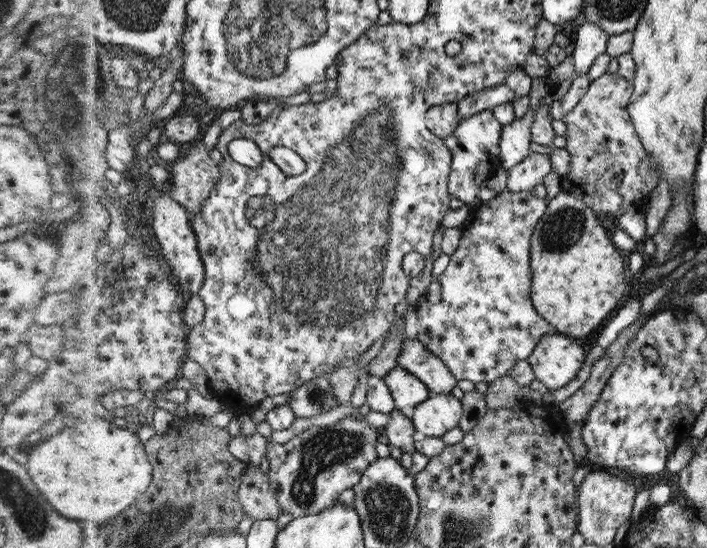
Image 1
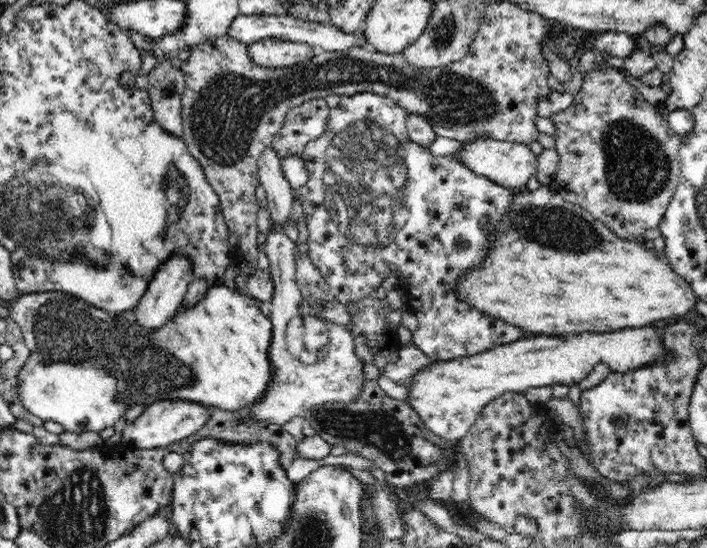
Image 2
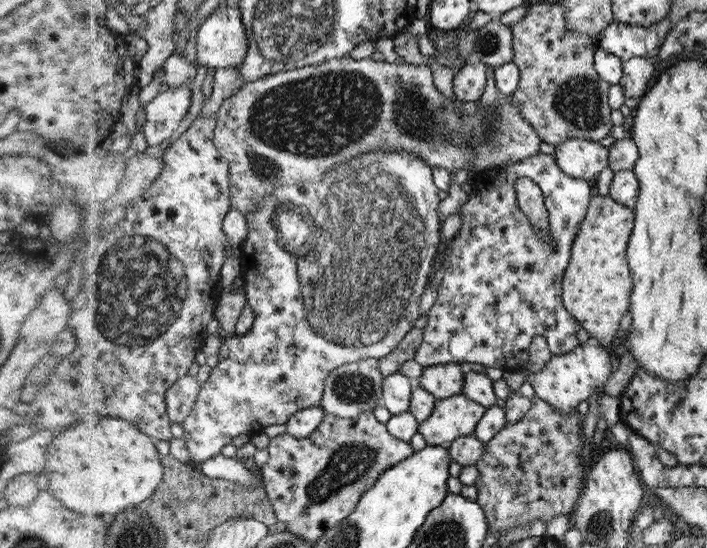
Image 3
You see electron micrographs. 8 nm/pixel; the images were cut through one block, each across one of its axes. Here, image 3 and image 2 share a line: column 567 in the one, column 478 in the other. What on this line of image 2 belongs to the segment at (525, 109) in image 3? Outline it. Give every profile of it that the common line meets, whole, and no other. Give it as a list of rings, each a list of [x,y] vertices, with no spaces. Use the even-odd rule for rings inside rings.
[[[492,1],[483,10],[479,19],[479,30],[469,51],[462,60],[441,68],[412,70],[403,53],[386,54],[368,46],[353,47],[348,51],[317,51],[310,60],[288,67],[268,68],[254,63],[249,46],[222,36],[214,41],[191,45],[186,52],[186,60],[181,64],[185,74],[185,94],[182,100],[183,135],[180,137],[190,154],[202,165],[208,183],[220,199],[220,211],[228,231],[237,234],[238,249],[242,252],[244,267],[256,265],[259,254],[258,243],[258,201],[256,187],[258,180],[258,159],[265,148],[271,146],[272,139],[282,128],[288,112],[315,98],[326,98],[330,94],[352,96],[370,92],[396,102],[408,115],[421,113],[427,116],[437,131],[437,136],[454,138],[461,142],[494,139],[530,144],[540,136],[536,127],[539,118],[537,103],[548,94],[548,61],[542,54],[544,38],[548,27],[542,17],[526,11],[509,1]]]

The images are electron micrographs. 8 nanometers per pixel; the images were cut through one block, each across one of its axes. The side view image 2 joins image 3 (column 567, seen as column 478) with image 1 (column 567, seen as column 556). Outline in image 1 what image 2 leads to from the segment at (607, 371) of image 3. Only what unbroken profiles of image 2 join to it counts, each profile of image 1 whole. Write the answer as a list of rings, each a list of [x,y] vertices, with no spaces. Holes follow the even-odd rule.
[[[552,331],[541,338],[527,361],[535,378],[553,392],[574,380],[586,358],[584,354],[576,338]]]

